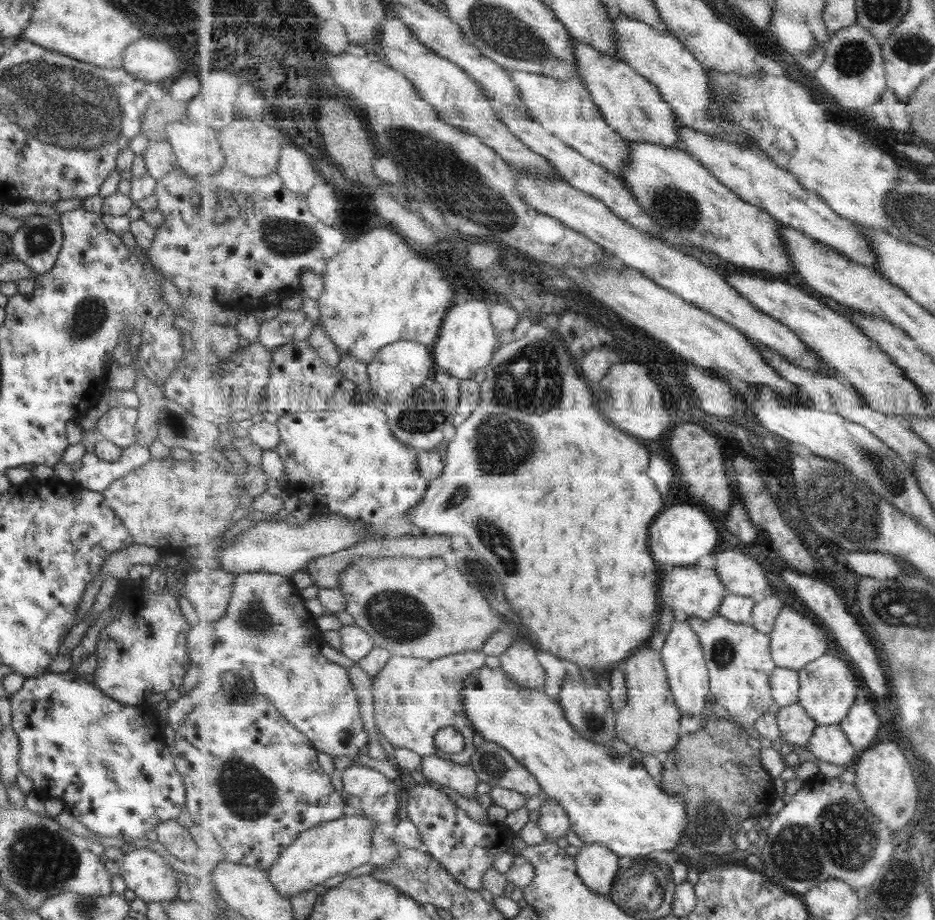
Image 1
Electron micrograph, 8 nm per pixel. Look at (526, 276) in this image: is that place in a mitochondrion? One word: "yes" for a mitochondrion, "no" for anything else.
no

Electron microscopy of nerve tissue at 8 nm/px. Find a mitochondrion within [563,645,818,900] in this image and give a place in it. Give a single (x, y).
(710, 819)

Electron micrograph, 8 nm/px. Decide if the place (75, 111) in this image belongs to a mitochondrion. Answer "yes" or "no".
yes

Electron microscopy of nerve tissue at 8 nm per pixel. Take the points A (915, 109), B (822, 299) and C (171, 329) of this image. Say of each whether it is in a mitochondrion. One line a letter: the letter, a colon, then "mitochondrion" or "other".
A: other
B: other
C: other

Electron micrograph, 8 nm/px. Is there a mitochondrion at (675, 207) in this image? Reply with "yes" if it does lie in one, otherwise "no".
yes

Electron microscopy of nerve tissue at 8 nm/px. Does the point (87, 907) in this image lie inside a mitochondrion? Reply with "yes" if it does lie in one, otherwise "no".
yes

